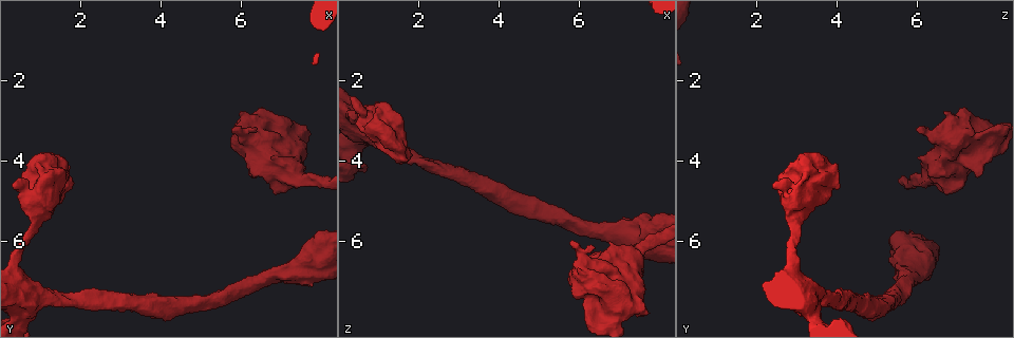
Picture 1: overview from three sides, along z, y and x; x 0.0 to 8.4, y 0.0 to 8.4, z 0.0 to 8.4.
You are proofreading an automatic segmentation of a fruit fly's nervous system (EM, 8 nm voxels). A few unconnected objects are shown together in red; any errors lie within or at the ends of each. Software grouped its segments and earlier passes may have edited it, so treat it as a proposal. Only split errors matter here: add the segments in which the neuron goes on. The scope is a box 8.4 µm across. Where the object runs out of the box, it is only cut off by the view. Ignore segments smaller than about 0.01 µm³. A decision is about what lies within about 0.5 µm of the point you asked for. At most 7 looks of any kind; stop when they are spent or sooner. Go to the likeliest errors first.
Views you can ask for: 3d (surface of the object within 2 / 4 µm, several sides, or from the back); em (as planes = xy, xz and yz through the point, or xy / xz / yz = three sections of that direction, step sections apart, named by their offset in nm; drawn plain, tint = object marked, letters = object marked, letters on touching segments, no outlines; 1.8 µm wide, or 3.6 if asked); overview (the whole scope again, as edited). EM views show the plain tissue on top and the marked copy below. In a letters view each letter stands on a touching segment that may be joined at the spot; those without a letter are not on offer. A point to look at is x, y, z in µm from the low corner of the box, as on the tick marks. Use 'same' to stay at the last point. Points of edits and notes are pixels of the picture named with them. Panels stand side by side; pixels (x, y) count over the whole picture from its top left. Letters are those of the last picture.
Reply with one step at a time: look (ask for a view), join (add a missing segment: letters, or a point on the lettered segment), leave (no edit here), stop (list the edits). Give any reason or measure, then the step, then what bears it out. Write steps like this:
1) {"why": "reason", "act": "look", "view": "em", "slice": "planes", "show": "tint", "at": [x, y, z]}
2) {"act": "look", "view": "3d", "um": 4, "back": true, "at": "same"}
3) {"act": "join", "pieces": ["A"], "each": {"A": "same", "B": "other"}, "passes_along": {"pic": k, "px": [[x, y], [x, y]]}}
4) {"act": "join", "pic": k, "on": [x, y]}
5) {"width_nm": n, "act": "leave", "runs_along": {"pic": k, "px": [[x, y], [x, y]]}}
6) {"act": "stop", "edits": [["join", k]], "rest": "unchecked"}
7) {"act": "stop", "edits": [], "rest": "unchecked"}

{"why": "thick turns thin", "act": "look", "view": "em", "um": 3.6, "slice": "xz", "step": 4, "show": "tint", "at": [1.25, 4.15, 3.45]}

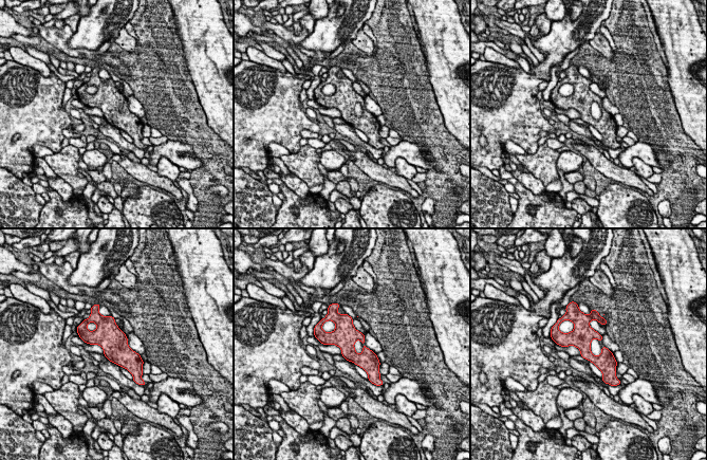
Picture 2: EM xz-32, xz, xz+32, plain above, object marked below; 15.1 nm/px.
{"act": "look", "view": "em", "um": 3.6, "slice": "planes", "show": "letters", "at": "same"}

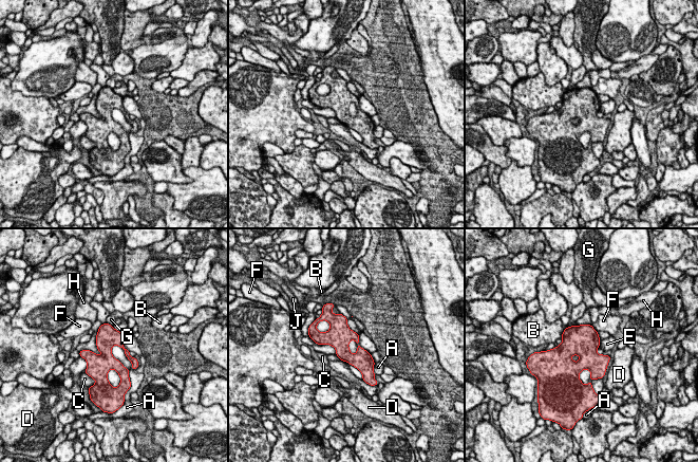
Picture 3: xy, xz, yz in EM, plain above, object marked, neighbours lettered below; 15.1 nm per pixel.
{"act": "leave", "each": {"A": "other", "B": "other", "C": "other", "D": "other", "E": "other", "F": "other", "G": "other", "H": "other", "J": "other"}, "border": {"pic": 3, "px": [[601, 377], [589, 381]]}, "found": "none of them fits"}

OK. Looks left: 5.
{"why": "an open end", "act": "look", "view": "3d", "um": 4, "at": [5.80, 3.15, 6.00]}

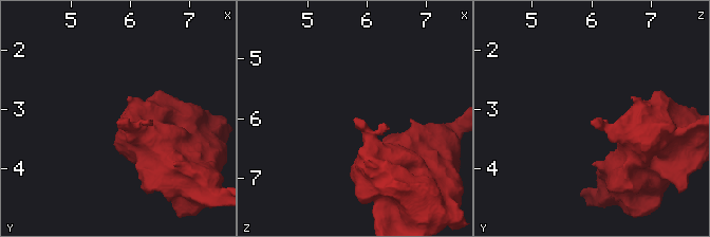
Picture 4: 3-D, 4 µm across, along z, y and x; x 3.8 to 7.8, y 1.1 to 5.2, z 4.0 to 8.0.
{"act": "look", "view": "em", "slice": "planes", "show": "tint", "at": [5.80, 3.20, 6.05]}

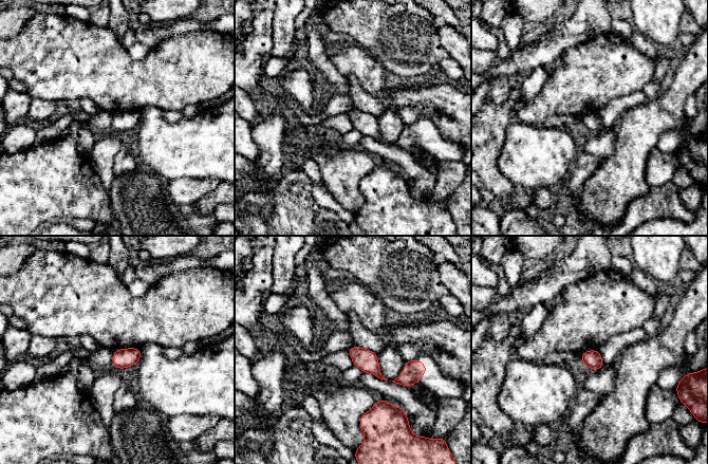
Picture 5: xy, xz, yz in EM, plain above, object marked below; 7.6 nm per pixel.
{"why": "what lies round it", "act": "look", "view": "em", "slice": "planes", "show": "letters", "at": "same"}

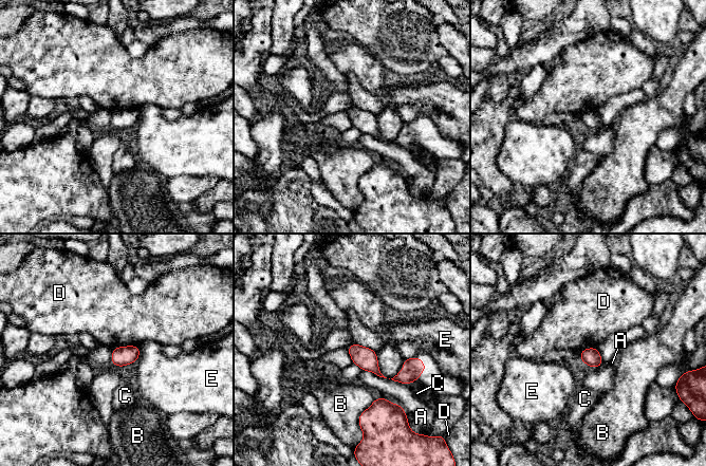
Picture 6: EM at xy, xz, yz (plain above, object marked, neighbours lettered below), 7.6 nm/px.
{"act": "leave", "each": {"A": "other", "B": "other", "C": "other", "D": "other", "E": "other"}, "border": {"pic": 6, "px": [[137, 345], [117, 346], [112, 350]]}, "found": "none of them fits"}

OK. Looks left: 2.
{"why": "calibre changes", "act": "look", "view": "em", "um": 3.6, "slice": "planes", "show": "letters", "at": [0.65, 7.70, 3.25]}

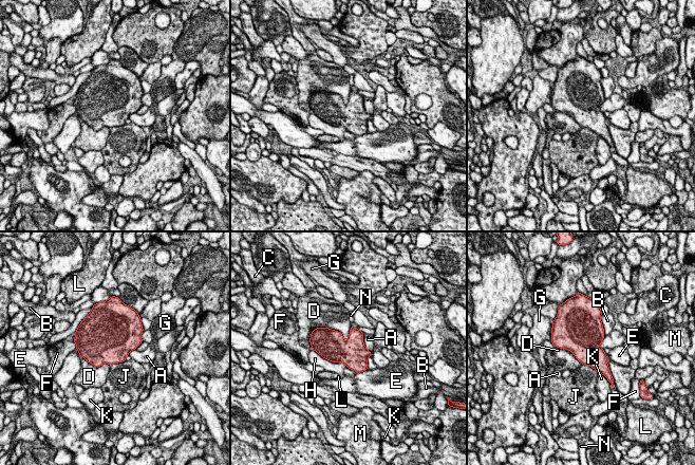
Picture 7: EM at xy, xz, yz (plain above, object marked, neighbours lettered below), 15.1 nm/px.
{"act": "leave", "each": {"A": "other", "B": "other", "C": "other", "D": "other", "E": "other", "F": "other", "G": "other", "H": "other", "J": "other", "K": "other", "L": "other", "M": "other", "N": "other"}, "found": "no lettered segment goes on from it"}

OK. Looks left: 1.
{"act": "stop", "edits": [], "rest": "unchecked"}

